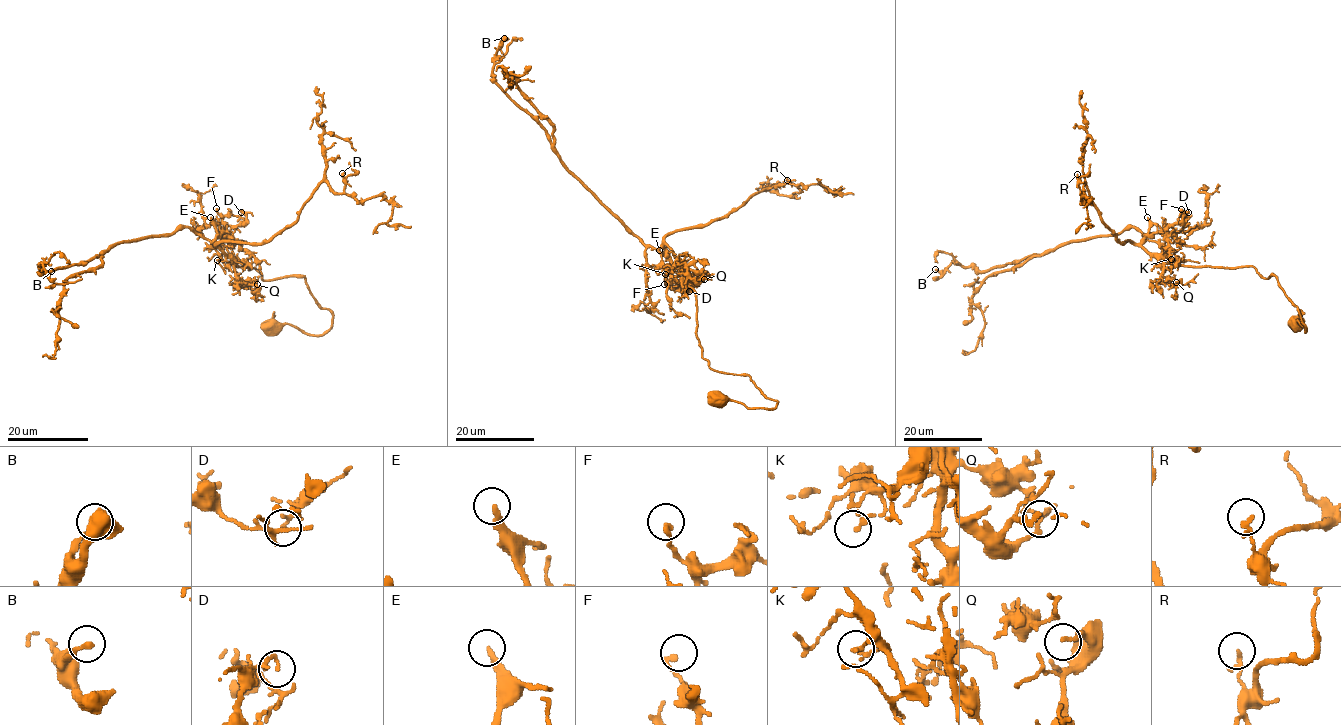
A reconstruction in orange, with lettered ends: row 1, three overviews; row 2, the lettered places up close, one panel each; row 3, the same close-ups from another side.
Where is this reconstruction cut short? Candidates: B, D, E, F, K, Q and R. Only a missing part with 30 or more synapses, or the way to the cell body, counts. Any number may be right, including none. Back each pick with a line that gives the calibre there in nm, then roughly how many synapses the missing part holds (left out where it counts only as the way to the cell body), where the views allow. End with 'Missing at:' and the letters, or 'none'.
E: 200 nm thick; about 110 synapses
Missing at: E

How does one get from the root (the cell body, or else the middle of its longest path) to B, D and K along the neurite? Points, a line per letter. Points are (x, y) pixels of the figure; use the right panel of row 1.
B: (1297, 322), (1305, 332), (1274, 275), (1164, 263), (1133, 227), (982, 271), (956, 262), (935, 269)
D: (1297, 322), (1305, 332), (1272, 274), (1164, 263), (1141, 245), (1186, 225), (1188, 212)
K: (1297, 322), (1305, 332), (1272, 274), (1164, 263), (1141, 245), (1154, 241), (1171, 259)

